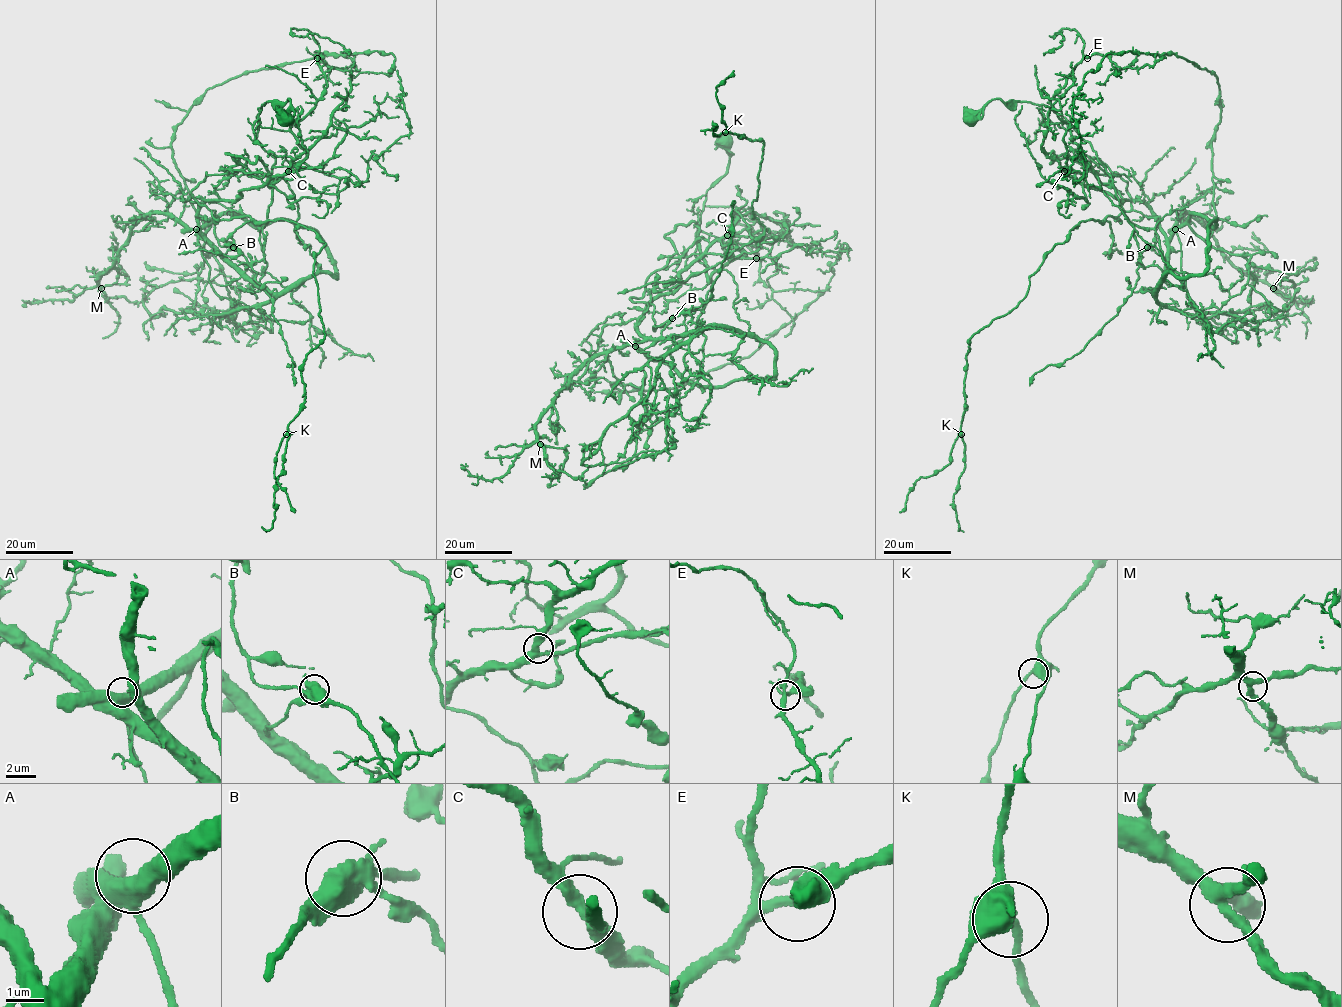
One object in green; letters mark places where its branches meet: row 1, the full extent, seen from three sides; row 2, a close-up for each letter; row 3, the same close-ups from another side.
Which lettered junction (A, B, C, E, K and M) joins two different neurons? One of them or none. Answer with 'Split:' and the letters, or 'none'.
Split: B

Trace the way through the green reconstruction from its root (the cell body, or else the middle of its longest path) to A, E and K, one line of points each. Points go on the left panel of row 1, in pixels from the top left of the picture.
A: (284, 119), (289, 98), (262, 104), (257, 141), (317, 271), (266, 291), (196, 229)
E: (284, 119), (289, 98), (257, 116), (271, 183), (306, 156), (290, 125), (327, 86), (317, 58)
K: (284, 119), (289, 98), (257, 116), (269, 185), (226, 153), (191, 196), (325, 244), (286, 434)

